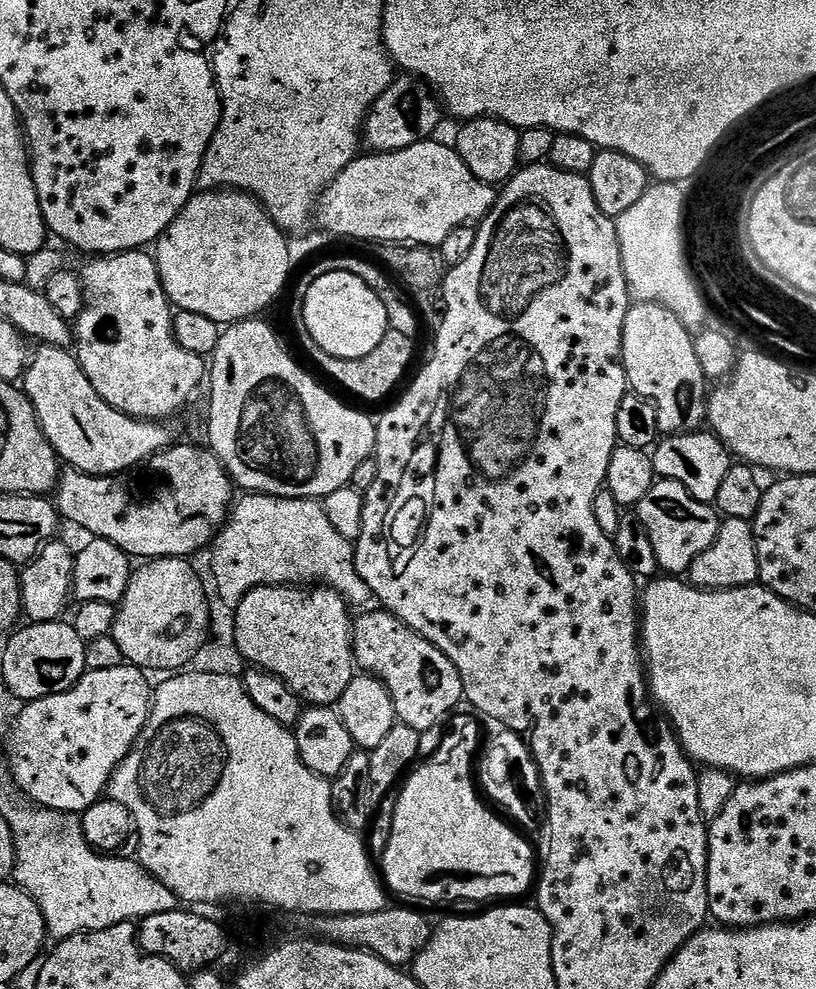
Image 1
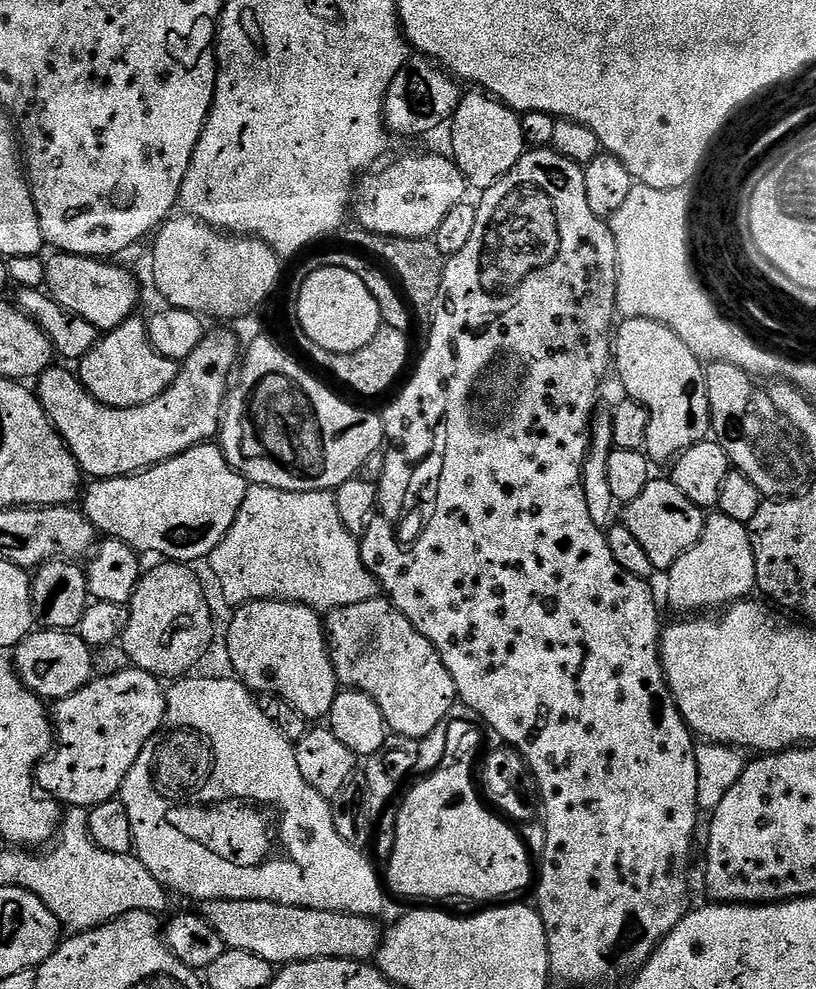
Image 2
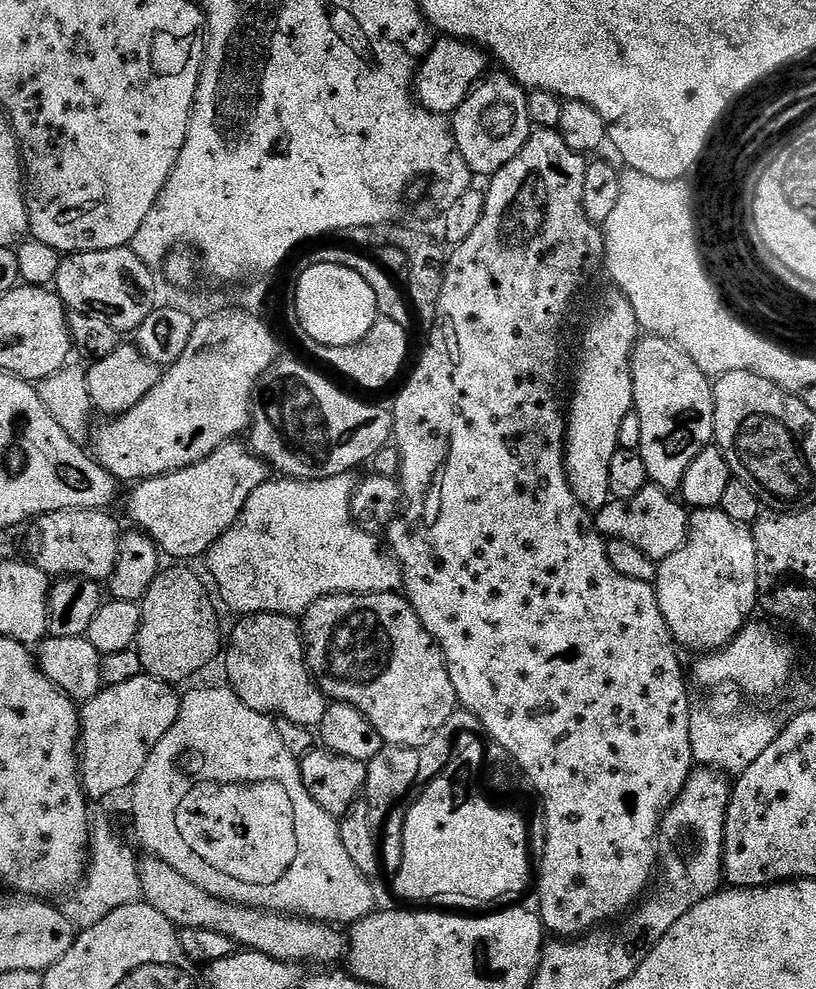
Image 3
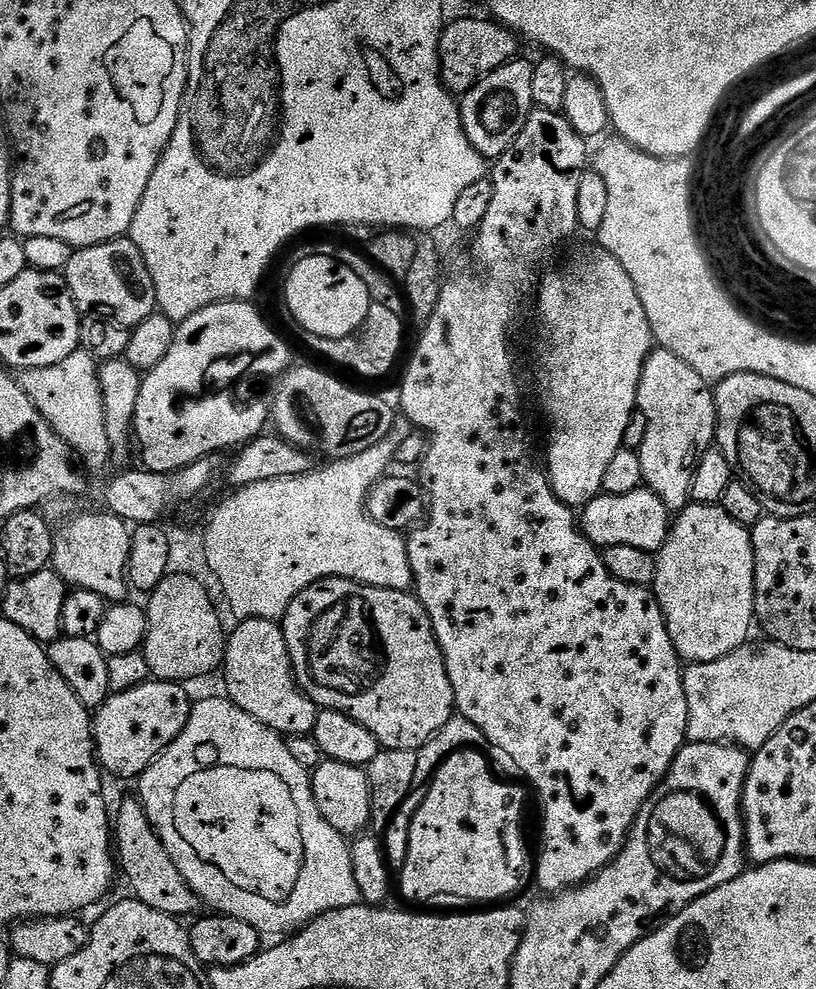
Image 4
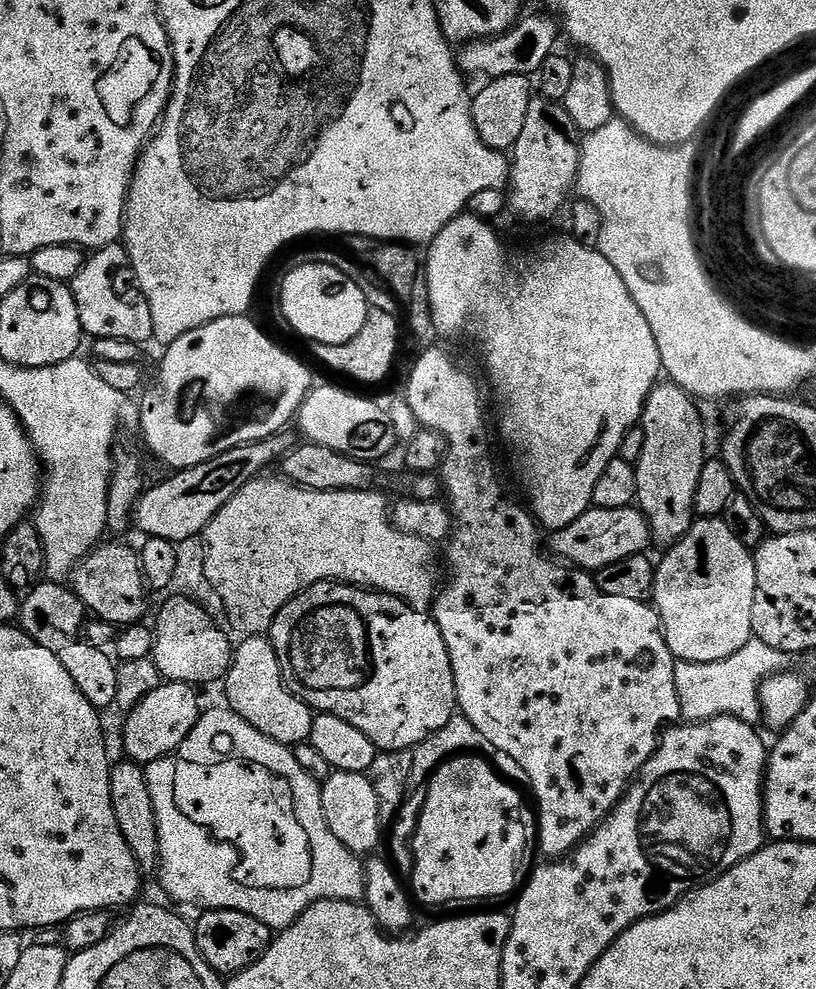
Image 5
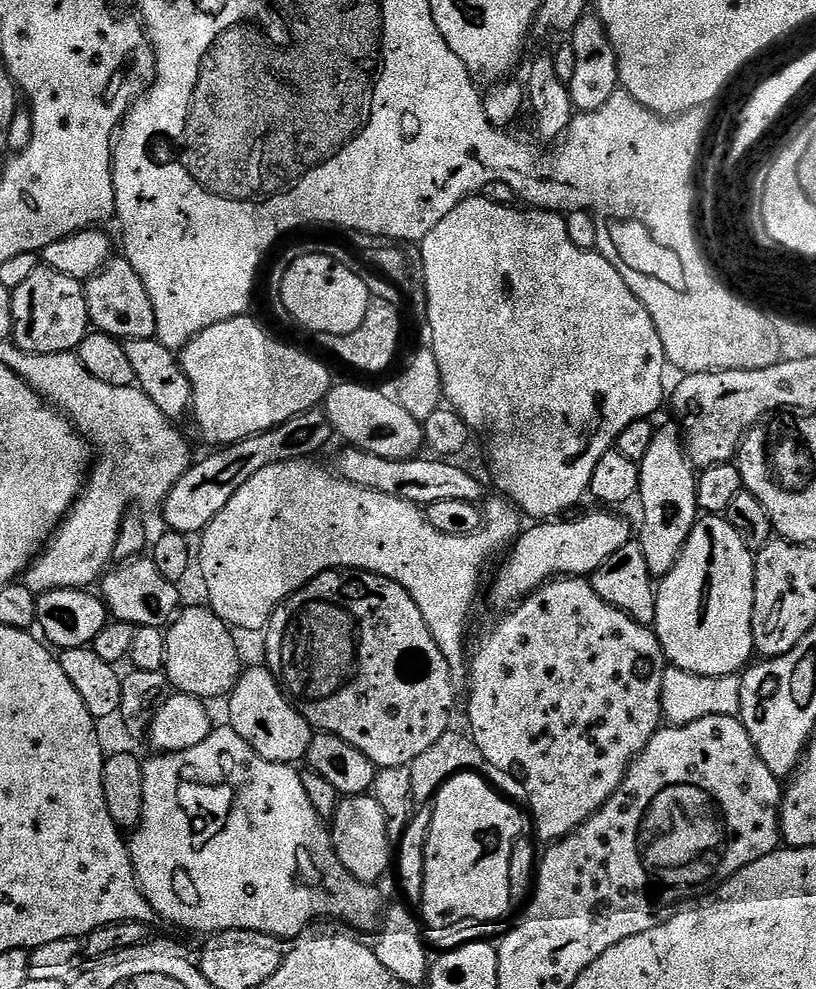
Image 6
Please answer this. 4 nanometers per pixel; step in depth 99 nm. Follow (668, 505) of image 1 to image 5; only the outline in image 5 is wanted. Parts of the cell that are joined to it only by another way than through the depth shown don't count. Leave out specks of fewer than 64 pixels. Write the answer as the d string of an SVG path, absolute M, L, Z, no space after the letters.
M618 504L589 508L572 524L559 529L555 536L557 546L569 556L565 556L569 561L588 570L600 570L605 564L613 564L629 552L644 552L652 540L652 529L648 527L648 518L639 507Z

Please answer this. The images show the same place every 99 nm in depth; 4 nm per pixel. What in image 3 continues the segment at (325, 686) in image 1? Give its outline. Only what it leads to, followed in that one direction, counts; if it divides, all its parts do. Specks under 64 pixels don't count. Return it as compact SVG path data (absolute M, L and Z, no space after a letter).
M258 614L257 616L245 616L239 621L240 625L232 632L232 637L226 640L226 655L223 657L224 668L228 671L227 683L230 685L236 697L250 710L263 712L266 716L289 720L300 727L311 730L319 729L322 718L326 714L329 701L312 678L308 671L308 663L304 657L304 638L302 628L291 616L279 616L278 614Z

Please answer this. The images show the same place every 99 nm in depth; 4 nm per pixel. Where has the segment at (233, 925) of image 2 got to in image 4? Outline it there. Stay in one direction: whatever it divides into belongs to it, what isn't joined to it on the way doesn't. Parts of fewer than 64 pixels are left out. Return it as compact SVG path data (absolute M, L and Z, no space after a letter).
M139 799L124 800L120 809L114 812L114 850L118 855L118 864L122 876L128 879L133 888L135 899L154 910L162 910L162 914L170 914L177 918L185 918L202 901L192 887L185 882L178 866L174 866L174 858L166 850L162 838L152 827L146 810L140 805Z

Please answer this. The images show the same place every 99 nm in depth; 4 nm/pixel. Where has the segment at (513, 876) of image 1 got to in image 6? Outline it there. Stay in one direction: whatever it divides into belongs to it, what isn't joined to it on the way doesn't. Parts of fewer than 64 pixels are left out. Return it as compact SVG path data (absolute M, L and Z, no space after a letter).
M475 771L457 772L437 789L431 801L431 820L423 842L424 889L418 905L418 916L425 929L452 928L467 920L472 924L488 924L502 919L512 908L512 851L524 828L525 813L520 813L506 797L499 796L482 777Z

